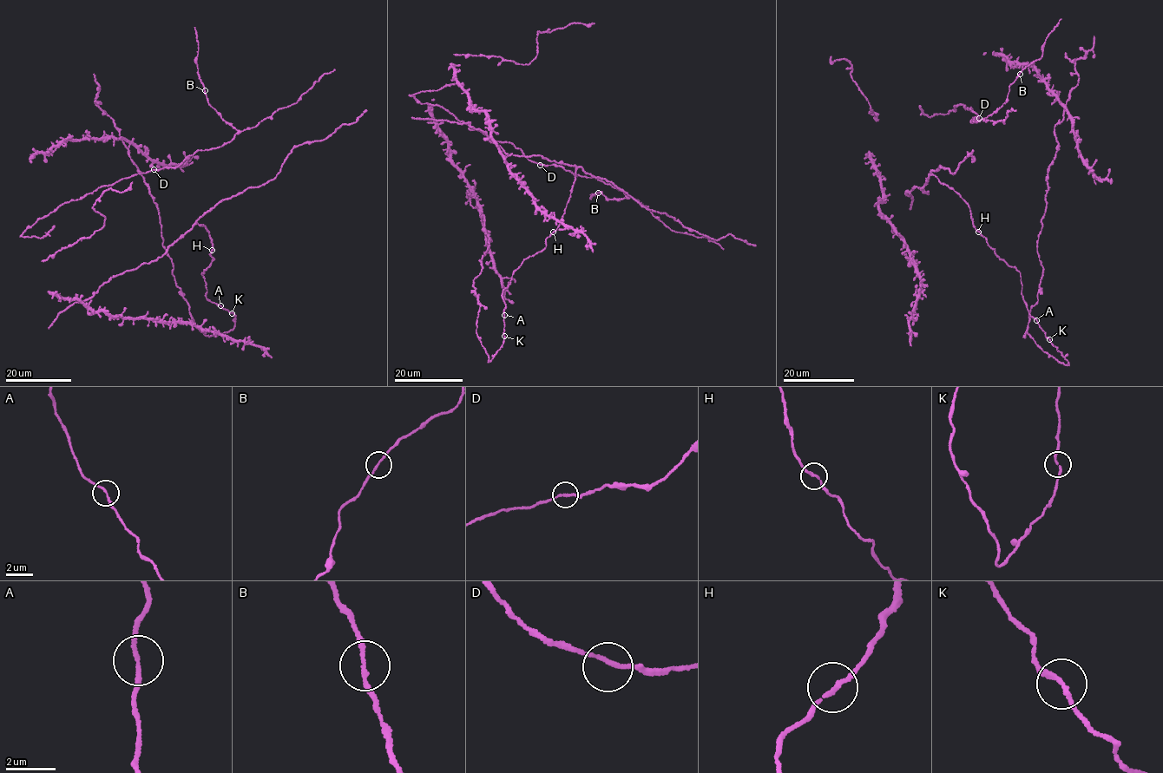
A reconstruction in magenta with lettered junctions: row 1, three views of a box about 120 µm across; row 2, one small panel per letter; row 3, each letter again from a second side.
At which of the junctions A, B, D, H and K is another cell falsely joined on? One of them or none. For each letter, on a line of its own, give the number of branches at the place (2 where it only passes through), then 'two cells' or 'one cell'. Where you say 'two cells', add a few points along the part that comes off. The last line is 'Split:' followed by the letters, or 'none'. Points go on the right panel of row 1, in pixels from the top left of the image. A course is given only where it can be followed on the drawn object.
A: 2 branches meet; one cell
B: 2 branches meet; one cell
D: 2 branches meet; one cell
H: 2 branches meet; one cell
K: 2 branches meet; one cell
Split: none

